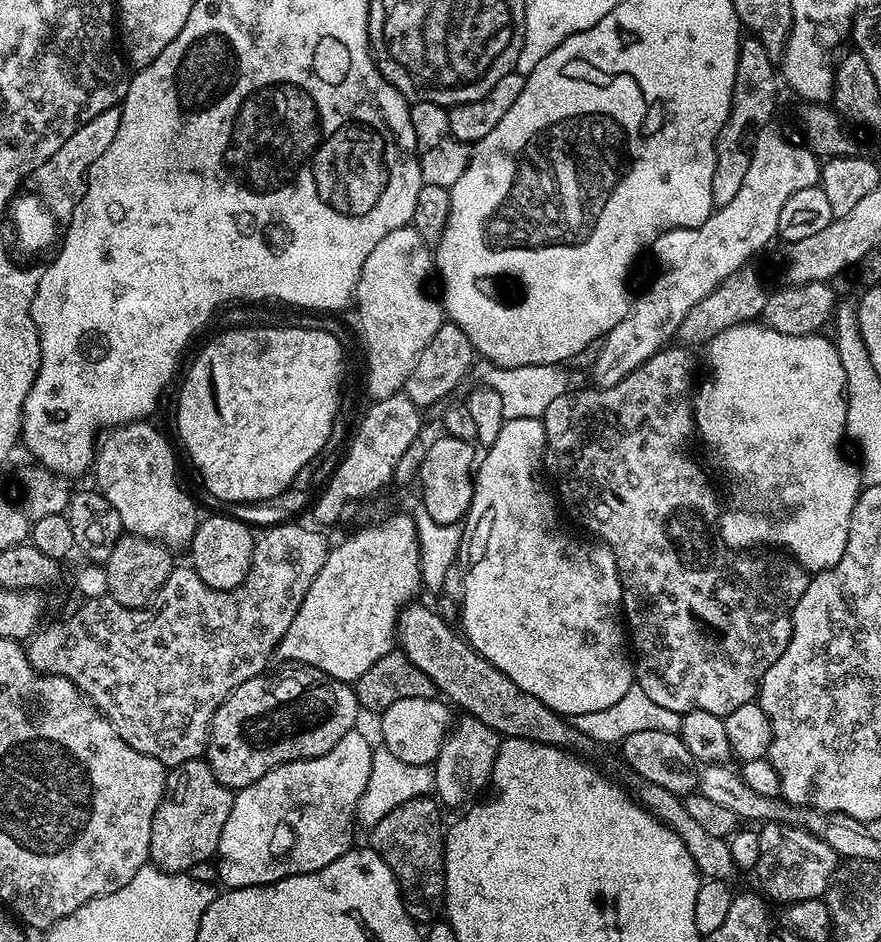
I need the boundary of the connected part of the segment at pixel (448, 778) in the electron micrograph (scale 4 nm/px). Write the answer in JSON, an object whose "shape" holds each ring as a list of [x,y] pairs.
{"shape":[[[469,714],[461,715],[461,717],[461,720],[459,717],[455,721],[454,727],[449,731],[448,738],[444,741],[434,765],[434,792],[439,803],[445,809],[460,807],[460,809],[463,809],[465,805],[475,801],[481,795],[479,792],[483,788],[487,789],[489,787],[494,762],[502,739],[500,733],[495,732],[490,726],[486,726],[478,718]]]}

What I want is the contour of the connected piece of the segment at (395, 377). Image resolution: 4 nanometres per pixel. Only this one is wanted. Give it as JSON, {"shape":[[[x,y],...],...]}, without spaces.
{"shape":[[[414,226],[390,230],[390,234],[386,234],[378,246],[374,246],[370,258],[366,258],[366,266],[362,266],[354,293],[354,307],[362,316],[359,335],[364,339],[364,352],[368,355],[368,392],[373,401],[382,400],[403,389],[406,378],[410,378],[410,370],[414,370],[414,362],[418,362],[422,350],[426,350],[434,334],[438,334],[446,322],[441,301],[428,293],[428,275],[433,275],[433,272],[433,249]]]}

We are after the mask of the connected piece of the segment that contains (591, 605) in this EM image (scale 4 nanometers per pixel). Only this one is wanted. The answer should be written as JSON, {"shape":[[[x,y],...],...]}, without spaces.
{"shape":[[[534,417],[505,419],[502,430],[498,430],[498,438],[494,438],[494,442],[487,445],[485,452],[488,453],[485,456],[483,453],[474,472],[472,506],[467,514],[467,519],[476,523],[472,528],[472,544],[480,553],[464,576],[464,600],[462,598],[459,605],[458,624],[464,639],[479,656],[486,658],[498,670],[502,670],[502,674],[506,674],[517,686],[526,690],[526,694],[534,694],[538,702],[546,702],[546,706],[550,706],[555,712],[571,718],[578,714],[590,714],[594,710],[606,710],[606,706],[614,706],[614,702],[618,702],[618,698],[622,698],[626,690],[634,687],[634,660],[630,655],[630,640],[626,635],[625,621],[622,619],[624,589],[620,587],[620,571],[614,554],[603,542],[597,542],[592,538],[580,541],[574,533],[560,528],[561,509],[558,507],[557,497],[548,493],[548,488],[540,477],[540,467],[545,467],[547,451],[548,439],[544,421]]]}

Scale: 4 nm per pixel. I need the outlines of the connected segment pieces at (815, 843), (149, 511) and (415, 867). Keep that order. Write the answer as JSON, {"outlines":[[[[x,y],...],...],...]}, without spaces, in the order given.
{"outlines":[[[[768,822],[761,828],[764,829],[760,832],[760,857],[756,860],[756,872],[764,883],[763,891],[782,906],[821,899],[836,875],[836,851],[820,836],[795,824]]],[[[142,419],[134,420],[131,424],[118,424],[109,427],[99,437],[94,461],[95,487],[106,498],[106,502],[110,502],[114,510],[118,510],[118,518],[125,533],[156,540],[171,550],[187,549],[200,525],[201,517],[196,516],[195,502],[180,489],[180,484],[176,481],[176,452],[172,449],[171,442],[154,425],[148,423],[152,422]]],[[[431,795],[416,797],[395,806],[394,810],[370,828],[370,846],[382,858],[382,862],[390,866],[404,895],[406,914],[410,914],[418,926],[428,926],[439,921],[444,912],[446,828],[440,825],[440,812],[441,805]]]]}

